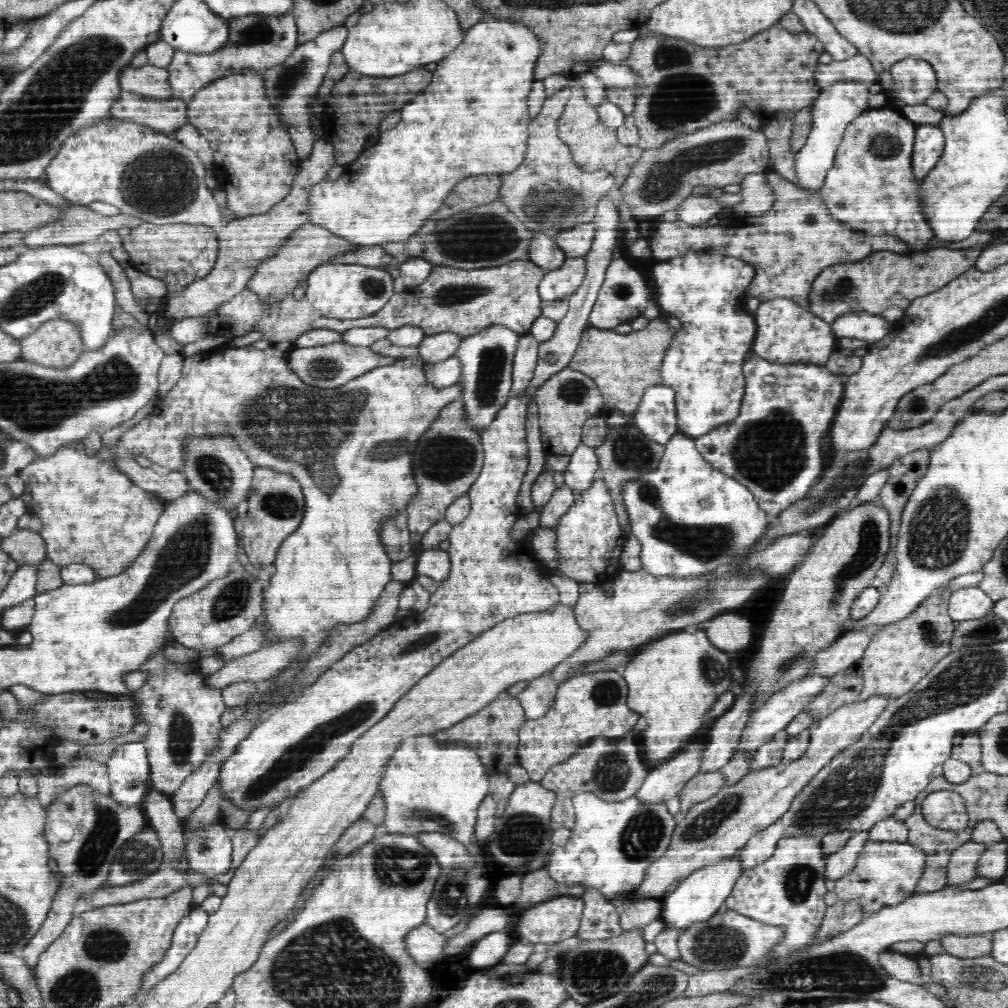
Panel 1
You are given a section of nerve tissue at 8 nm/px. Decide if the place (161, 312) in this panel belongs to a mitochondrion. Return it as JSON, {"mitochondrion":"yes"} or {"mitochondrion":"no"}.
{"mitochondrion":"no"}

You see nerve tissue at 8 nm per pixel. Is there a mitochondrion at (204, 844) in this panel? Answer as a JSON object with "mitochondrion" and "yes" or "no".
{"mitochondrion":"yes"}

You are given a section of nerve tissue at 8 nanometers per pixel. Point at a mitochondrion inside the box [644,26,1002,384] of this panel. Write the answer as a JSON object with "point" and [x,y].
{"point":[840,290]}

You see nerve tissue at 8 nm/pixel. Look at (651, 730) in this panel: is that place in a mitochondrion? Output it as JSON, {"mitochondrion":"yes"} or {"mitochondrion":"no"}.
{"mitochondrion":"no"}

